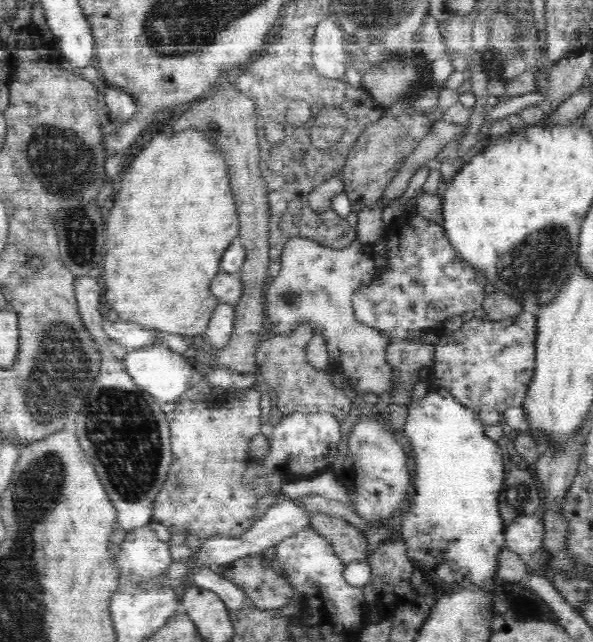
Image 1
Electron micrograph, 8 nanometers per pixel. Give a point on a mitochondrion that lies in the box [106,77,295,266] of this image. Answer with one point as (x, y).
(216, 130)

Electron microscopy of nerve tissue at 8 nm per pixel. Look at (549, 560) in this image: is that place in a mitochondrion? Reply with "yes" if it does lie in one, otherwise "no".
yes

